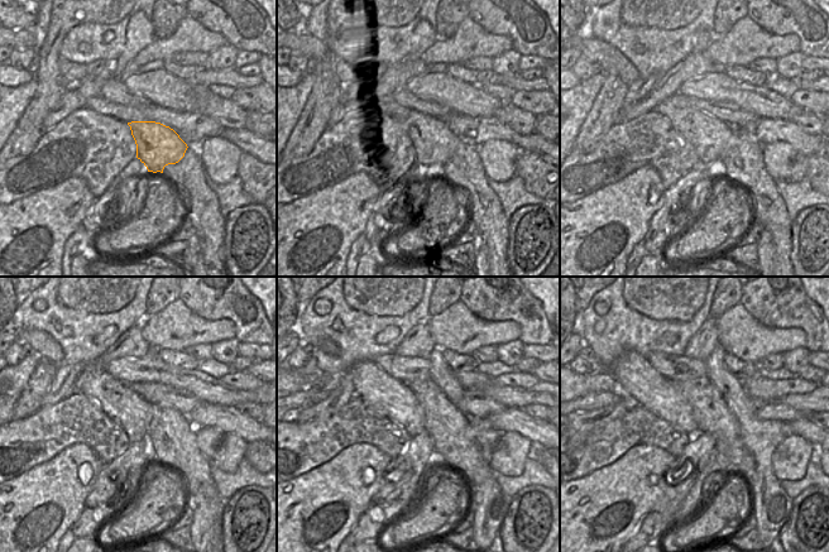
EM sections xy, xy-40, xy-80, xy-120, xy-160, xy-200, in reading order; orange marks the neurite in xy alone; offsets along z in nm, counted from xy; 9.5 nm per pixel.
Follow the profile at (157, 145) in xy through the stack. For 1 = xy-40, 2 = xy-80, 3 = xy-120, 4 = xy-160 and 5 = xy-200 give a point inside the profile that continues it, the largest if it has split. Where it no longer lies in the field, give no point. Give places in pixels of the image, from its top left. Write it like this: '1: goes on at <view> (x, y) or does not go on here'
1: goes on at xy-40 (435, 143)
2: goes on at xy-80 (712, 138)
3: goes on at xy-120 (133, 417)
4: goes on at xy-160 (368, 378)
5: goes on at xy-200 (641, 380)

